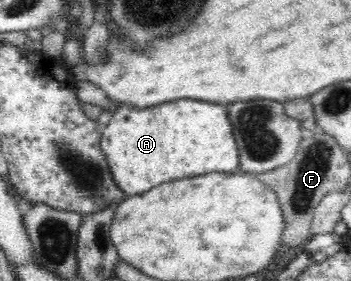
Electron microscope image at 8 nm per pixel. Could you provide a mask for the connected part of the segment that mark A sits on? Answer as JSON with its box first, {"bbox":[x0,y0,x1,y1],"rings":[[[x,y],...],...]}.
{"bbox":[99,100,241,197],"rings":[[[177,100],[151,108],[118,106],[109,123],[99,131],[100,147],[119,189],[131,197],[187,176],[240,172],[241,159],[225,108],[195,100]]]}

